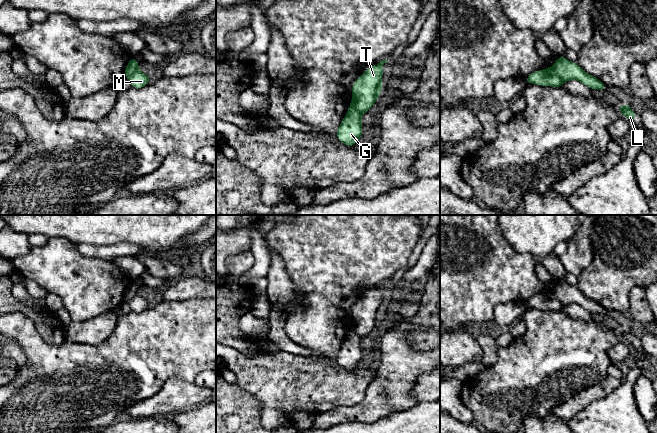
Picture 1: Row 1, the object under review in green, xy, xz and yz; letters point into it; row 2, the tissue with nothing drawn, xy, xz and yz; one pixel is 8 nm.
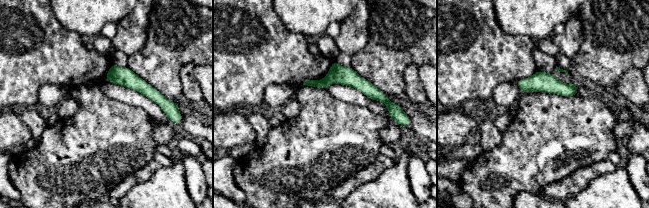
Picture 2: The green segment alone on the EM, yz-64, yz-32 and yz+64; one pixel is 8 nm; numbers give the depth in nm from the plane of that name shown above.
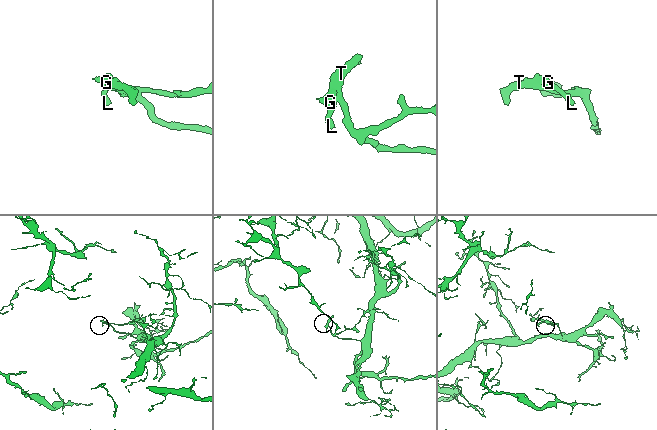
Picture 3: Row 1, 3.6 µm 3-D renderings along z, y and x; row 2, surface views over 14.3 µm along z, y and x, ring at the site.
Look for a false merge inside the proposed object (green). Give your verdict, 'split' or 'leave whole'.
split

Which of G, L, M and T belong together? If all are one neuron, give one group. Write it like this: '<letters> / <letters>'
G L / M T

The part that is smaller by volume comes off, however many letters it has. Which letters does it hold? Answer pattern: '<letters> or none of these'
G, L

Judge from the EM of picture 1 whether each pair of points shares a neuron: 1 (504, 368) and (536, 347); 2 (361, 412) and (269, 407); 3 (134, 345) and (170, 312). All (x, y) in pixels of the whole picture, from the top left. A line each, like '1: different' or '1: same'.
1: same
2: different
3: same

